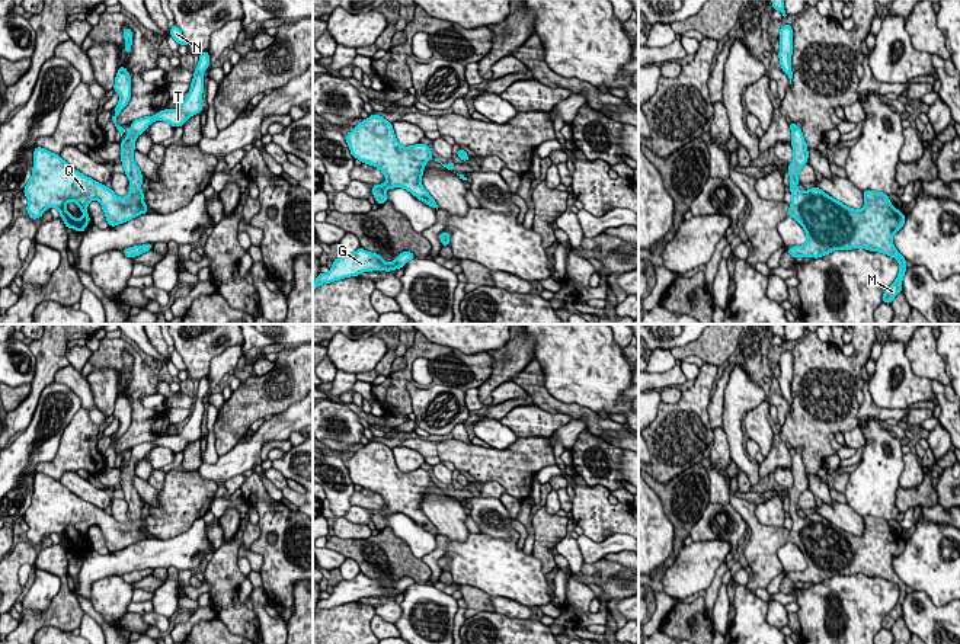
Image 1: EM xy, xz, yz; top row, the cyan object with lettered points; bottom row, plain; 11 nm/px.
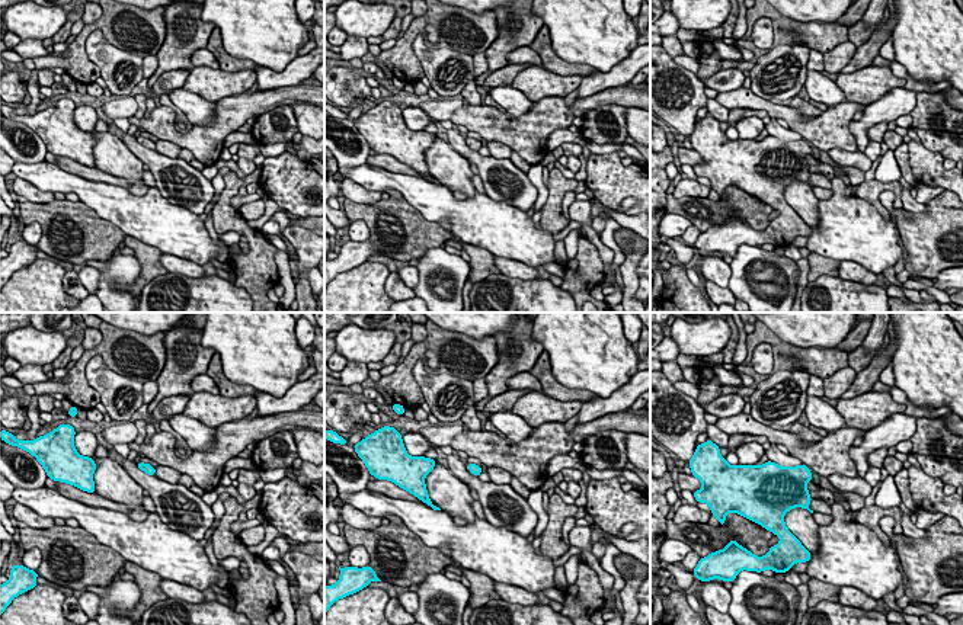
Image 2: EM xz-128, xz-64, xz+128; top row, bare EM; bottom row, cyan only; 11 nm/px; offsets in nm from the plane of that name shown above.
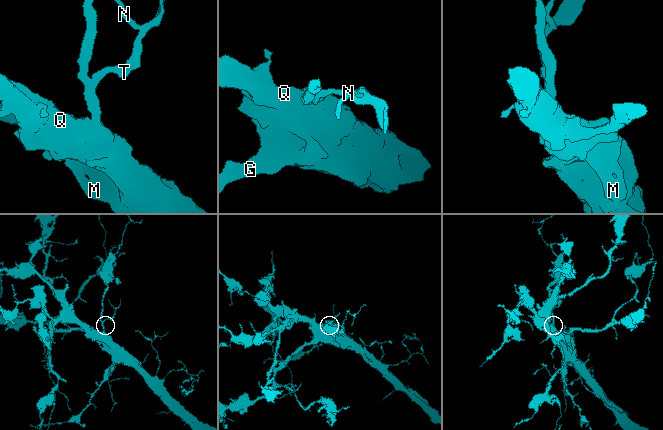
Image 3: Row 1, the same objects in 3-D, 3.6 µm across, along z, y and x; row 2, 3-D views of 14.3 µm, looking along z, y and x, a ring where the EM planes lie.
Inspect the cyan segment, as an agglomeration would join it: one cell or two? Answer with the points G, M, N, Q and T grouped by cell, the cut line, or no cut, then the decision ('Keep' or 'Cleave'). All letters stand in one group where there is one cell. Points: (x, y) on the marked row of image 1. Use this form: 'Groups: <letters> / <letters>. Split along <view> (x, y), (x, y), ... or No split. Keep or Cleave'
Groups: G M N Q T. No split. Keep

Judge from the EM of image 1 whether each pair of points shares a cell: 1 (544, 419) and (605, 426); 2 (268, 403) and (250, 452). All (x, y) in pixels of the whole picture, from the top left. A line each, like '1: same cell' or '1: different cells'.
1: different cells
2: different cells

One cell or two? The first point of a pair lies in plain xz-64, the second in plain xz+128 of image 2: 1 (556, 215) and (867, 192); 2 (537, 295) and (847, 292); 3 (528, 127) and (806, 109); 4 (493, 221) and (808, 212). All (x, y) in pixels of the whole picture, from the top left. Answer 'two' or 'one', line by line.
1: one
2: one
3: two
4: two

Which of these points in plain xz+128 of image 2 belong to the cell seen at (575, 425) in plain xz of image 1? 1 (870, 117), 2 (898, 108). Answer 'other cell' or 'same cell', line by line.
1: same cell
2: same cell

